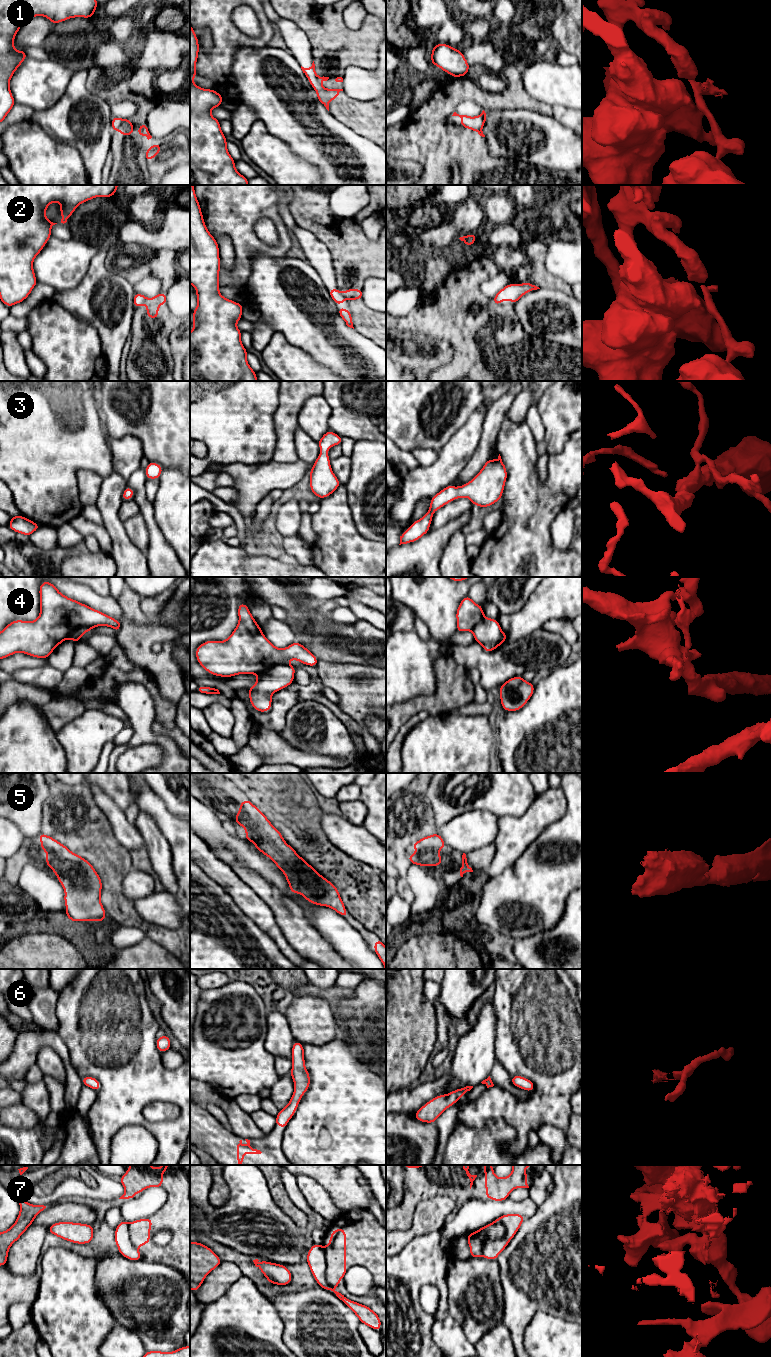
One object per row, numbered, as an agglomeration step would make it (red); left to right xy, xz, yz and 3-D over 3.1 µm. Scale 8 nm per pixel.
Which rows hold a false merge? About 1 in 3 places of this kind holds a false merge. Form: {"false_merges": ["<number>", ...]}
{"false_merges": ["1", "2", "7"]}

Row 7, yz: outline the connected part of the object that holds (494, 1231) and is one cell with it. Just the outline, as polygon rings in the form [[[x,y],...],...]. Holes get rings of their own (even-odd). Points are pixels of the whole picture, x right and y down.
[[[493,1221],[477,1231],[465,1236],[470,1246],[470,1257],[476,1258],[482,1256],[485,1240],[500,1240],[504,1237],[504,1235],[504,1225],[502,1223]]]

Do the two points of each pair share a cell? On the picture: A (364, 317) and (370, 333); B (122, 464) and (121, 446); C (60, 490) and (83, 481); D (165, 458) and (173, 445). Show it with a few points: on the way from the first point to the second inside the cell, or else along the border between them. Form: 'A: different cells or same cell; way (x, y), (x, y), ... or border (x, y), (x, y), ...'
A: same cell; way (366, 321), (370, 325), (370, 329)
B: same cell; way (122, 460), (122, 450)
C: different cells; border (80, 468), (76, 485), (83, 506)
D: same cell; way (168, 455), (170, 448)

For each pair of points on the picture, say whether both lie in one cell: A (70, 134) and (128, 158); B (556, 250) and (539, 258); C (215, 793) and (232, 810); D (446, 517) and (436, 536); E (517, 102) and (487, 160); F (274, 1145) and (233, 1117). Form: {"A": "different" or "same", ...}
{"A": "different", "B": "different", "C": "same", "D": "different", "E": "same", "F": "different"}

